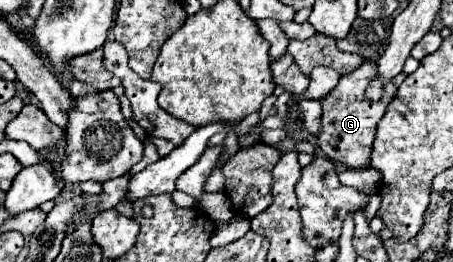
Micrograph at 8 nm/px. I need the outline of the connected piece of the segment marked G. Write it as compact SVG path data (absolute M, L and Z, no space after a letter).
M364 62L358 70L352 74L346 74L340 78L338 86L322 98L322 130L316 136L318 148L334 162L342 162L352 168L368 168L370 166L370 150L376 134L376 124L384 116L388 102L394 98L398 86L406 78L406 74L398 74L392 82L384 86L384 96L380 102L372 104L364 100L364 90L370 84L370 80L376 76L376 64L374 62Z

